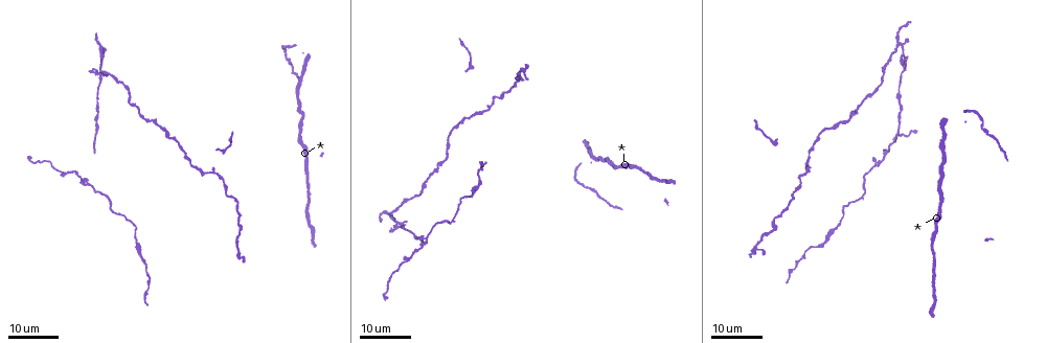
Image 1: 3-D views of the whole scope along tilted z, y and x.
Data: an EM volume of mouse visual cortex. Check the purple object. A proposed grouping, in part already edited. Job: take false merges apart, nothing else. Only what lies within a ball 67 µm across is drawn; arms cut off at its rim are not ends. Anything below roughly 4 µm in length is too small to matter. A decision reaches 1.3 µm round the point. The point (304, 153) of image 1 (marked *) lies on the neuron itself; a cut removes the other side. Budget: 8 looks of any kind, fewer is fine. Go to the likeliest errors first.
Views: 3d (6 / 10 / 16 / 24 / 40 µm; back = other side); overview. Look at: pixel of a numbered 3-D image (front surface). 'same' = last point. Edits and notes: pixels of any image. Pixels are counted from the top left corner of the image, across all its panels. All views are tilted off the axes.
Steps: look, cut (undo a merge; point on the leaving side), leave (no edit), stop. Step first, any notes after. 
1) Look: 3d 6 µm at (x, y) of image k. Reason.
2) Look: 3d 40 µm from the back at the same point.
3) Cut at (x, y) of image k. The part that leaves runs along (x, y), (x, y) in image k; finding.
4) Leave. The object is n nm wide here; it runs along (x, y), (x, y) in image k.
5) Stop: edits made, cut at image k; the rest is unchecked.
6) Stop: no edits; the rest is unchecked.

Look: 3d 16 µm at (903, 42) of image 1. Looks like a crossing.

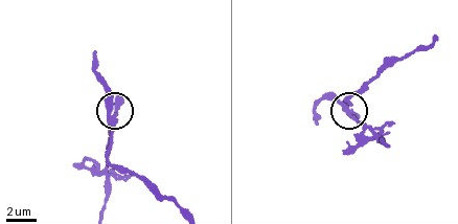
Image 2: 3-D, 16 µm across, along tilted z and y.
Look: 3d 10 µm at (346, 111) of image 2.

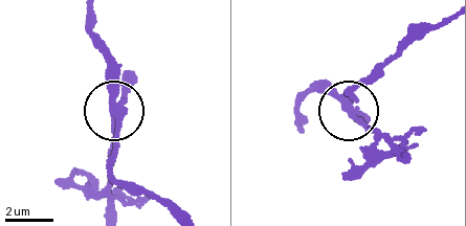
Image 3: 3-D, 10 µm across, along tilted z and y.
Cut at (129, 83) of image 3. The side arm is 6 µm long; the part that leaves runs along (118, 110), (109, 141), (113, 210) in image 3; a second neuron is stuck on.

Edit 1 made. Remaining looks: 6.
Look: 3d 24 µm at (488, 108) of image 1. Three arms meet.

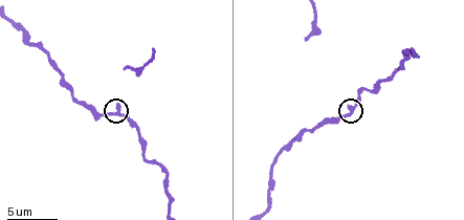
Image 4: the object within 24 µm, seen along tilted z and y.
Look: 3d 10 µm at (117, 113) of image 4.

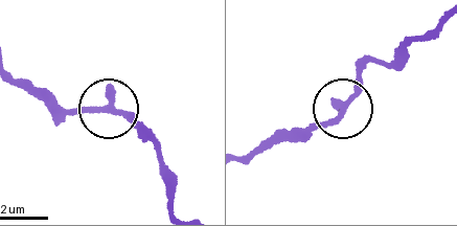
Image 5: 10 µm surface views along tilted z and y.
Leave. The side arm is 24 µm long; one neuron here.

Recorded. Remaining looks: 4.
Look: 3d 16 µm at (88, 183) of image 1. Side arm on a straight run.

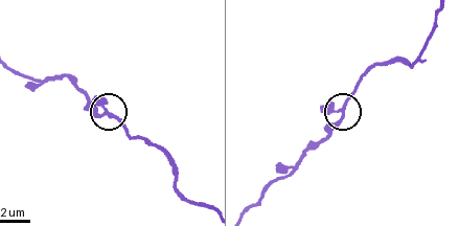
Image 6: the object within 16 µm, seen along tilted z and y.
Look: 3d 10 µm at (112, 114) of image 6. Zoom in.

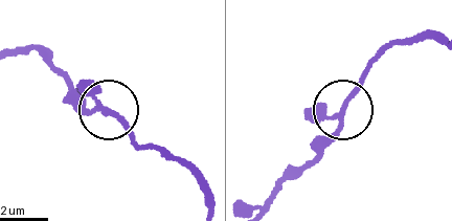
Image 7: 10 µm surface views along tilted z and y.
Leave. The object is 170 nm wide here; continuous, no second neuron.

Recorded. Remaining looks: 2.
Look: 3d 24 µm at (864, 191) of image 1. Sudden change in width.

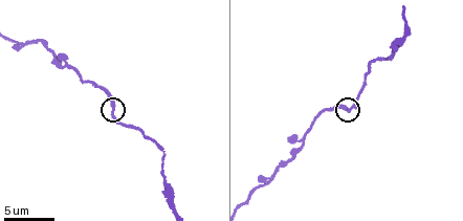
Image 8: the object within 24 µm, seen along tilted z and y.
Look: 3d 6 µm at (112, 112) of image 8.

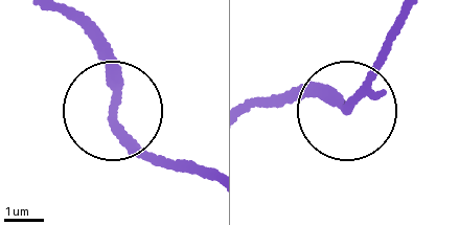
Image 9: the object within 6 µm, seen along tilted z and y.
Leave. All the same neuron.

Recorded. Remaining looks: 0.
Stop: edits made, cut at image 3; the rest is unchecked.

